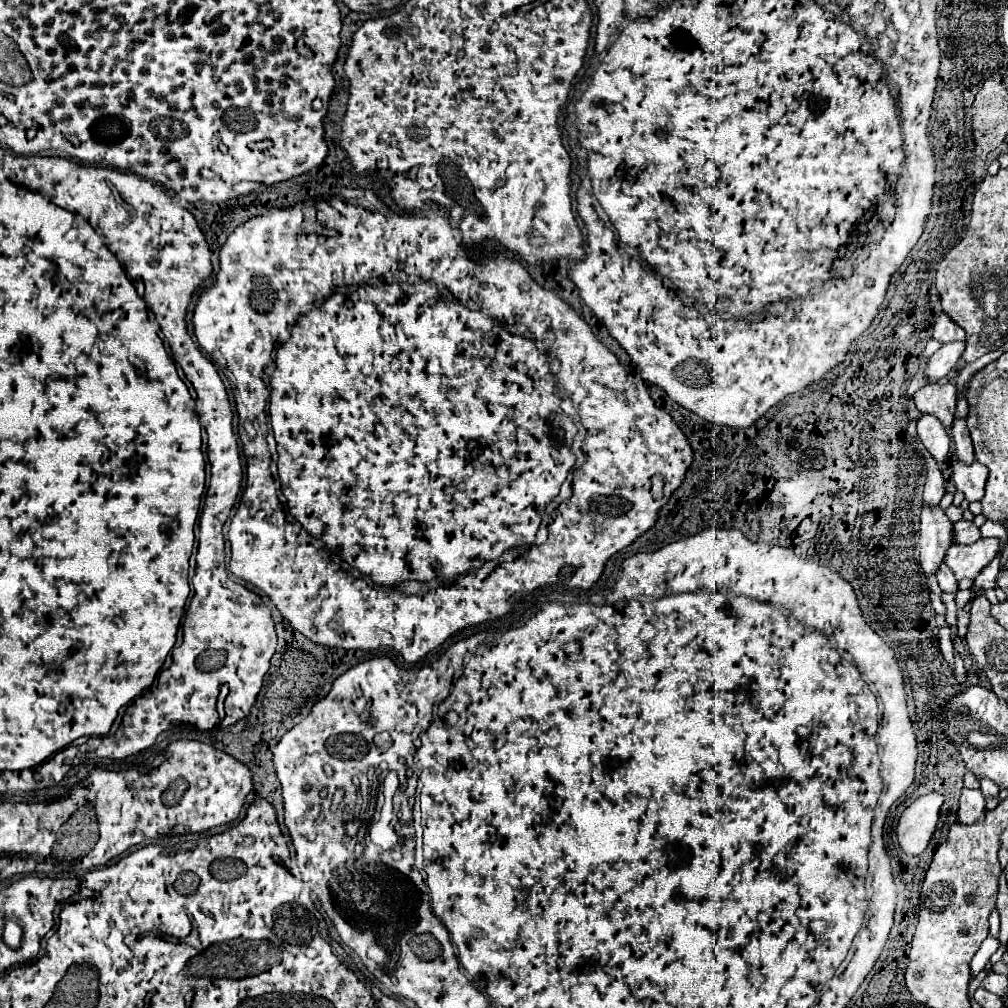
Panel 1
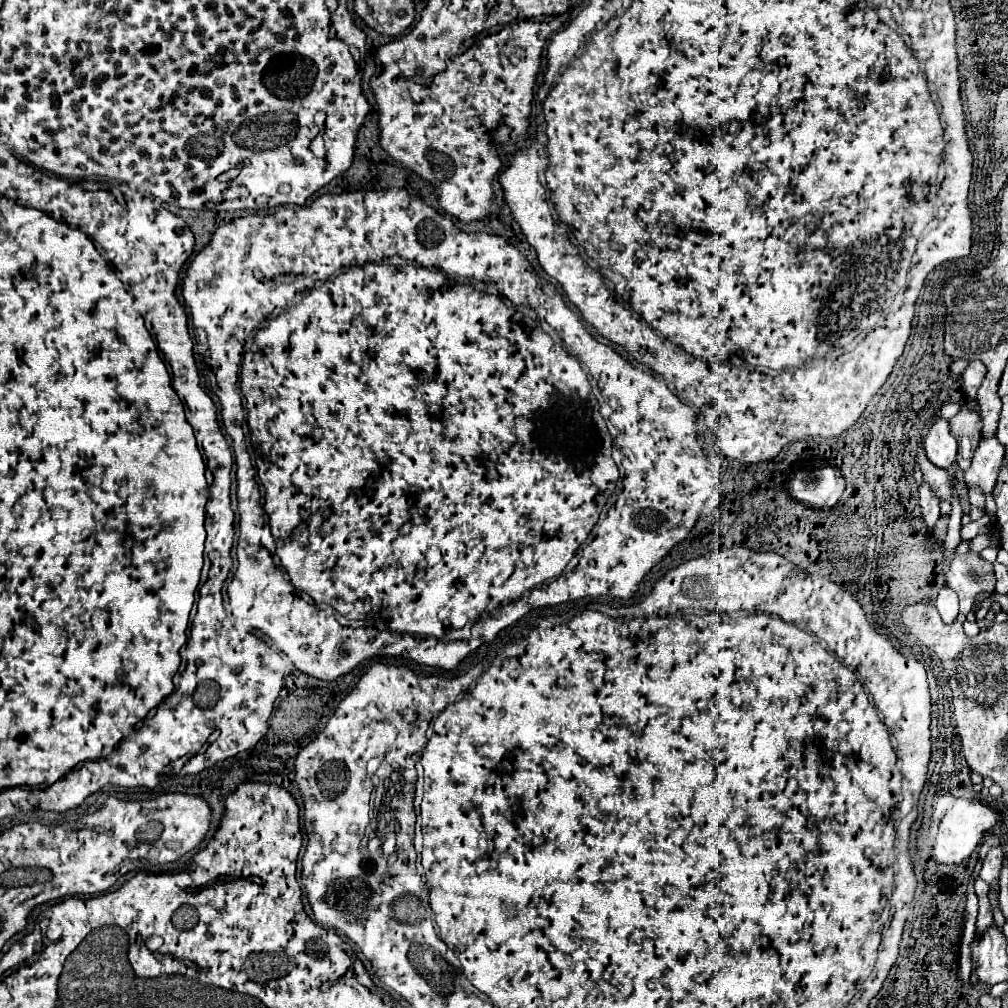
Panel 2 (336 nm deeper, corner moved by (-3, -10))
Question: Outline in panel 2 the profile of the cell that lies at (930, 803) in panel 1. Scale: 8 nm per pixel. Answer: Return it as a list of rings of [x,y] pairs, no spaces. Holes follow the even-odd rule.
[[[958,798],[954,802],[952,810],[940,822],[936,842],[934,842],[934,848],[932,848],[934,860],[940,862],[940,864],[960,864],[962,860],[966,860],[974,852],[976,844],[982,842],[982,836],[986,834],[986,830],[990,830],[998,820],[1000,820],[1000,814],[994,808],[990,808],[982,802]]]

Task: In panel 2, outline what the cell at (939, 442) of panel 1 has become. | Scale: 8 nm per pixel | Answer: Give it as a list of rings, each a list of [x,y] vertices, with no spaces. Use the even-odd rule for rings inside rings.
[[[940,418],[940,420],[932,426],[932,430],[928,430],[928,434],[924,436],[924,450],[926,450],[926,454],[928,454],[928,460],[930,460],[934,466],[948,468],[948,466],[954,464],[958,444],[956,444],[954,436],[950,434],[948,420]]]

